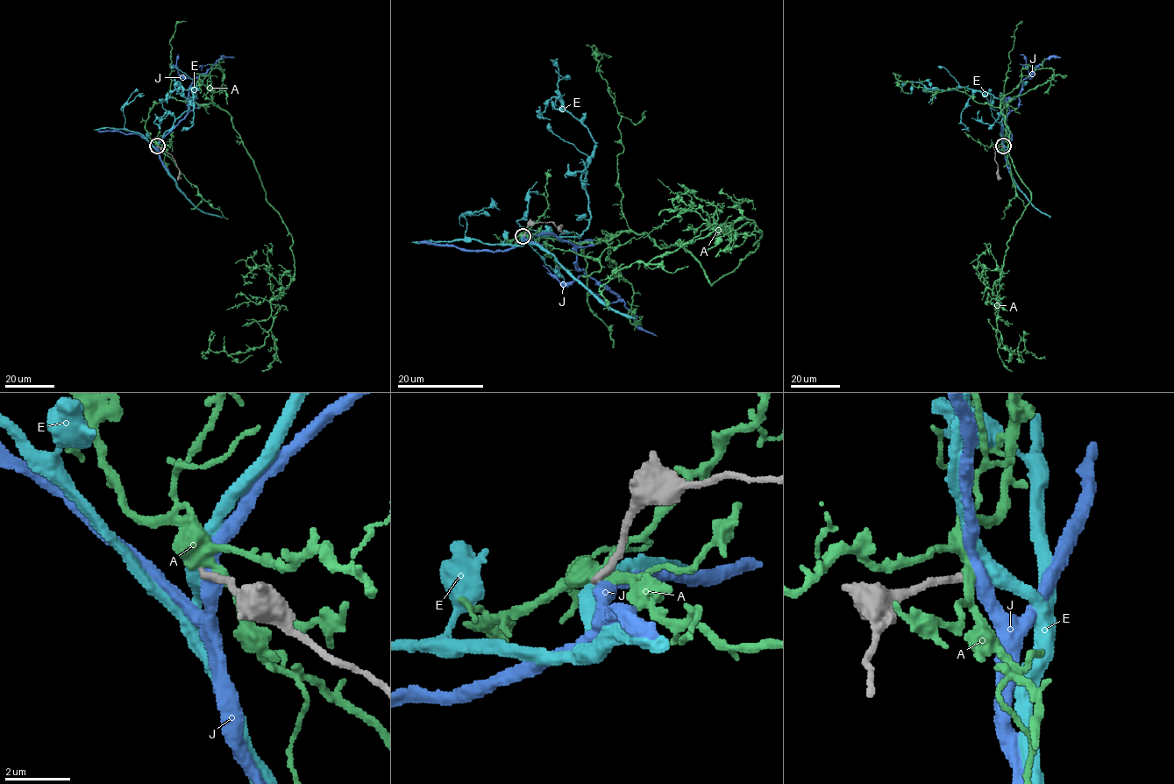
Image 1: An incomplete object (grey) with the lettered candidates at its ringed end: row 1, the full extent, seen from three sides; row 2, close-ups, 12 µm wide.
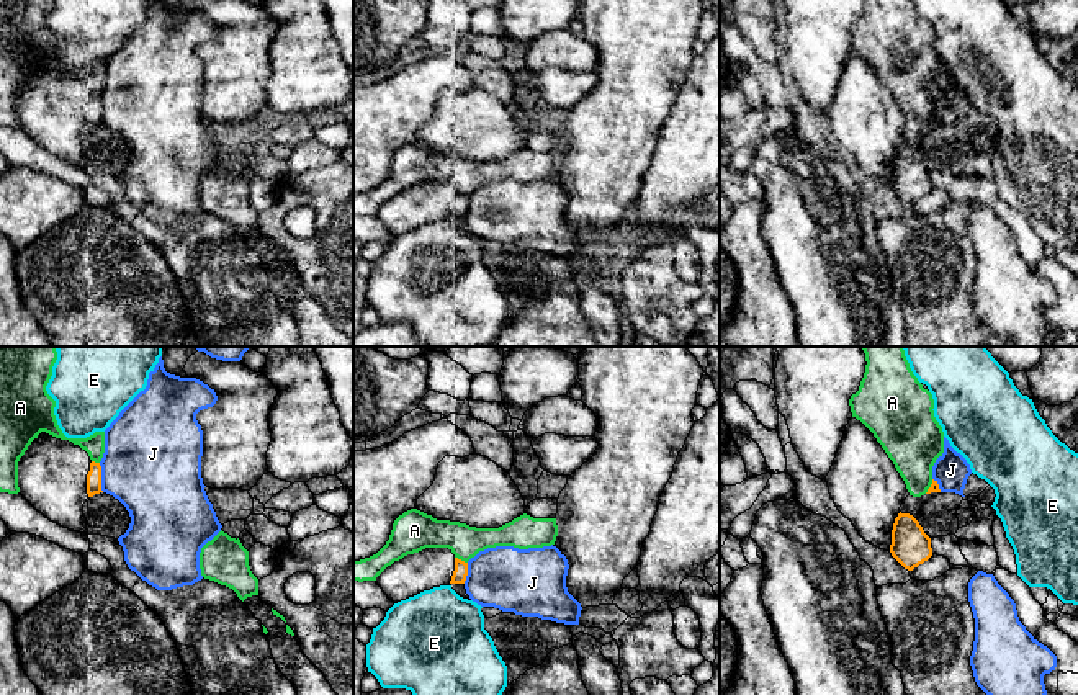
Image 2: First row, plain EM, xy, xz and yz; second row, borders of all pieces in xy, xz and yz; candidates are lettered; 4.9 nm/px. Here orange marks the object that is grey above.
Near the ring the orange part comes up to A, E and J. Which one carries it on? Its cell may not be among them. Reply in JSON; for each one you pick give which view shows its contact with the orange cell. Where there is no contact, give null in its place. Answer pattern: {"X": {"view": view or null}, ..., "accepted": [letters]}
{"accepted": []}

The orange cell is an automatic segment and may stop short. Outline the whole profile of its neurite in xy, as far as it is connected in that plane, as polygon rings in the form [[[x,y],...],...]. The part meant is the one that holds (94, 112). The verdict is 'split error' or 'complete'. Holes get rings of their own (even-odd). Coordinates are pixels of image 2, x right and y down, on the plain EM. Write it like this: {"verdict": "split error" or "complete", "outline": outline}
{"verdict": "split error", "outline": [[[41,65],[18,95],[20,128],[51,155],[87,162],[83,137],[101,124],[101,100],[69,74]]]}

